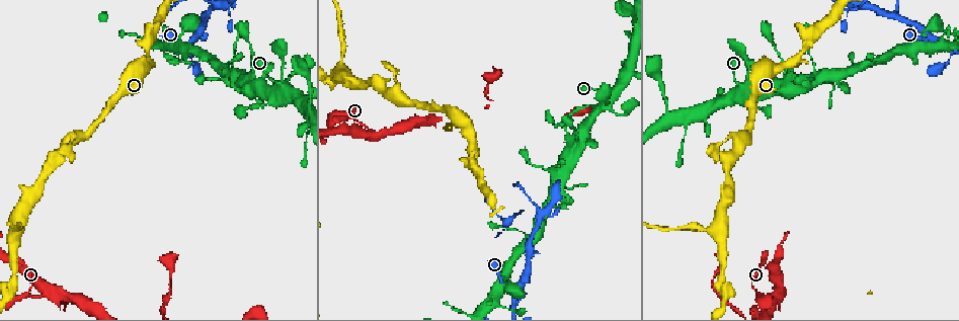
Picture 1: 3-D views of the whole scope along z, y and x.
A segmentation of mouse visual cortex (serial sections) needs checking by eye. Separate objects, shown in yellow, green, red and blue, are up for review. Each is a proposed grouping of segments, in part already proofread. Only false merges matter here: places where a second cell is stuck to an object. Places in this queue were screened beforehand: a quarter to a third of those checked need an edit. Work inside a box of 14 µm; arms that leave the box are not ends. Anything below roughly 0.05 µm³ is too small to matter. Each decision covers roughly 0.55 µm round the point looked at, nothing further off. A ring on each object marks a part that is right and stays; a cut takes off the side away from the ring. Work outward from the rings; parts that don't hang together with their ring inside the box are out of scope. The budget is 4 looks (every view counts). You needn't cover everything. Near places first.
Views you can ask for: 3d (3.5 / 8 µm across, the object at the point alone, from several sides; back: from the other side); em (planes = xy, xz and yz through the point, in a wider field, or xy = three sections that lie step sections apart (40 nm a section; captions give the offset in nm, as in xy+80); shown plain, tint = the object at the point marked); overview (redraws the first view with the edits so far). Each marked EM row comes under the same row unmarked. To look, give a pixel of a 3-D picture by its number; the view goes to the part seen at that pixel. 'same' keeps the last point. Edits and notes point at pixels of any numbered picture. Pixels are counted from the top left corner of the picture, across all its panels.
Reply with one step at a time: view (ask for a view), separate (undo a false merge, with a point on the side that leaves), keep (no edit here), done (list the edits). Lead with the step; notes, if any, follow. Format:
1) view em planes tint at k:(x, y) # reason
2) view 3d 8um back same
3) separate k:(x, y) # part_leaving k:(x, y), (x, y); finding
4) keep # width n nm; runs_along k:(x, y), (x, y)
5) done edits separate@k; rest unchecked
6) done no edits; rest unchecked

view 3d 3.5um at 1:(749, 84) # two arms at a narrow angle

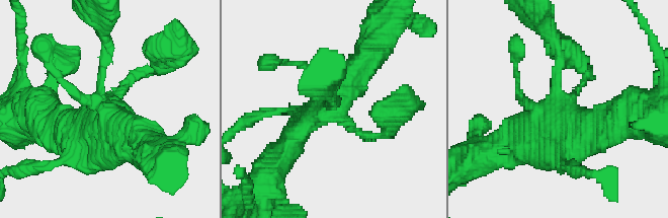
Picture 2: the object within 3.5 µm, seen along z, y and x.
view em xy step 1 tint at 2:(337, 110)

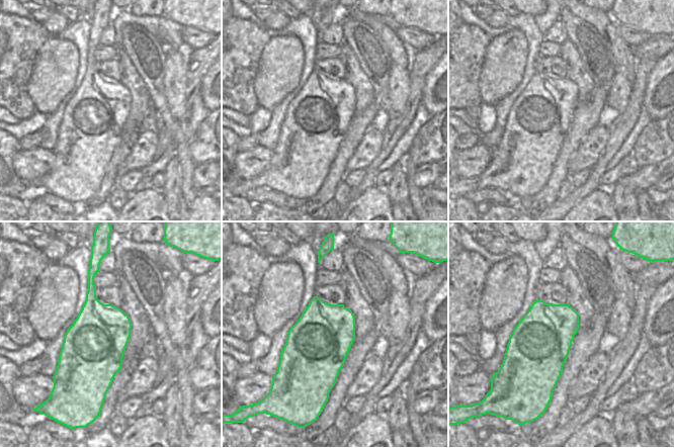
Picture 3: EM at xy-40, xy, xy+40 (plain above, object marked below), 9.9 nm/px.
keep # runs_along 2:(519, 95), (563, 130), (607, 127); all the same cell

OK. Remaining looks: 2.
view 3d 3.5um at 1:(935, 40) # sharp bend

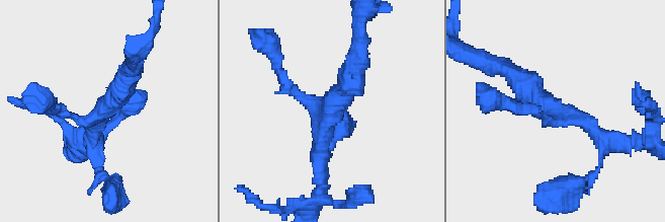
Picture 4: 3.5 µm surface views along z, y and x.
view em xy step 1 tint at 4:(89, 119) # arms 3; arm_widths 200, 250, 350 nm; need the tissue

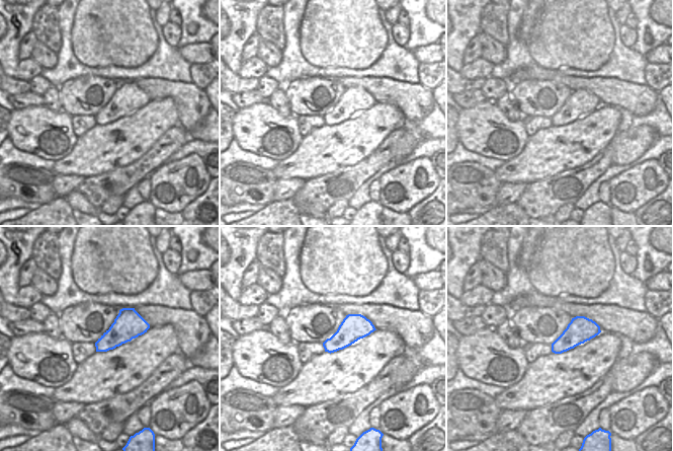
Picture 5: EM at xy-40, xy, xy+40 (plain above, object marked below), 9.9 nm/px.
keep # width 260 nm; runs_along 4:(50, 104), (90, 120), (128, 76); one cell here

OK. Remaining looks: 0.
done no edits; rest unchecked

